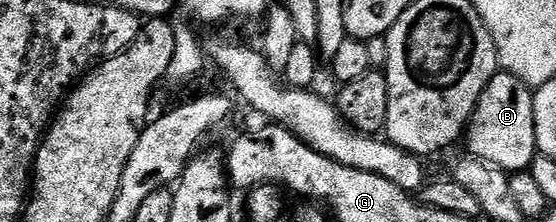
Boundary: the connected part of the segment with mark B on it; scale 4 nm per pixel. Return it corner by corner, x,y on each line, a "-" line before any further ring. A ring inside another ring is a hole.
499,73
488,81
478,107
470,118
468,140
469,154
500,165
508,173
525,171
534,161
537,152
534,128
534,97
531,88
516,77

